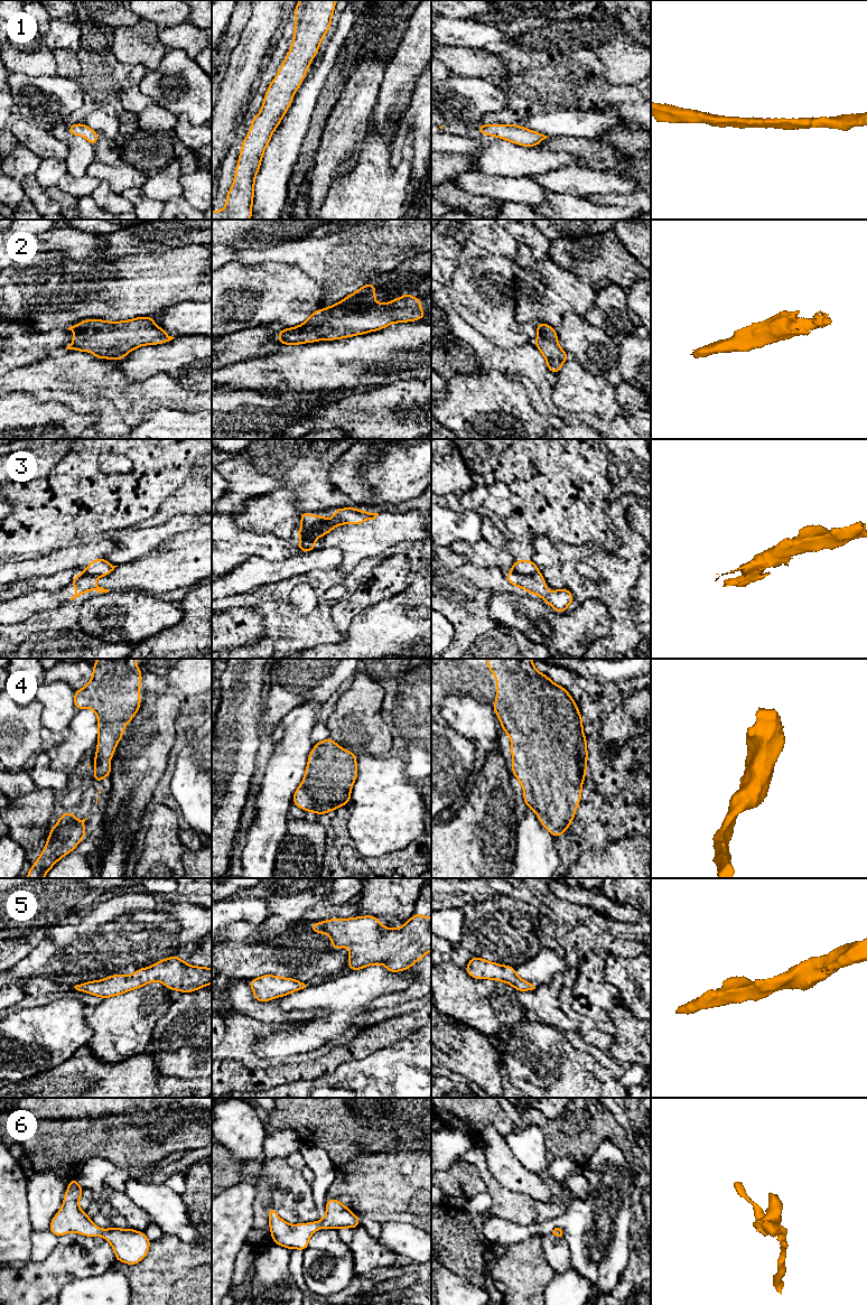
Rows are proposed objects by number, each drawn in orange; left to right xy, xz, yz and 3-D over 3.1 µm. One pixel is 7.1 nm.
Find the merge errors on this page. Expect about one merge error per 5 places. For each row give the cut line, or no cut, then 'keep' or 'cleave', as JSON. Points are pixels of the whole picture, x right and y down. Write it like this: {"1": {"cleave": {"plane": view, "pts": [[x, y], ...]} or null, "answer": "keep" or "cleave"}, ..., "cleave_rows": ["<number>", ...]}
{"1": {"cleave": null, "answer": "keep"}, "2": {"cleave": null, "answer": "keep"}, "3": {"cleave": {"plane": "xz", "pts": [[339, 523], [328, 519], [315, 533], [304, 540]]}, "answer": "cleave"}, "4": {"cleave": null, "answer": "keep"}, "5": {"cleave": null, "answer": "keep"}, "6": {"cleave": null, "answer": "keep"}, "cleave_rows": ["3"]}

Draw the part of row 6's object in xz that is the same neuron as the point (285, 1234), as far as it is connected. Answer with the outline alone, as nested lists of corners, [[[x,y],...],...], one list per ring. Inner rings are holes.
[[[327,1199],[326,1215],[321,1221],[291,1225],[278,1217],[273,1206],[268,1209],[268,1214],[273,1242],[287,1249],[295,1248],[302,1251],[308,1248],[311,1234],[319,1228],[353,1229],[362,1224],[361,1220],[351,1210],[335,1199]]]

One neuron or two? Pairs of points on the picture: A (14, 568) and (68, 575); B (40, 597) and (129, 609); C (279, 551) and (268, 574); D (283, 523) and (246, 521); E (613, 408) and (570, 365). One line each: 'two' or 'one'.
A: two
B: two
C: two
D: one
E: one

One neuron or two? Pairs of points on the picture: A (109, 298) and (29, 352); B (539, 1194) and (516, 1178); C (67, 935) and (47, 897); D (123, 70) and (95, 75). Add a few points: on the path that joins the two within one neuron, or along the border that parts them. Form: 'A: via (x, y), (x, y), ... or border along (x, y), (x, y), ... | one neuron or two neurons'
A: border along (66, 328), (53, 328), (43, 332), (36, 329) | two neurons
B: via (533, 1189), (522, 1181) | one neuron
C: border along (63, 924), (56, 924), (50, 928) | two neurons
D: via (117, 73), (102, 75) | one neuron

